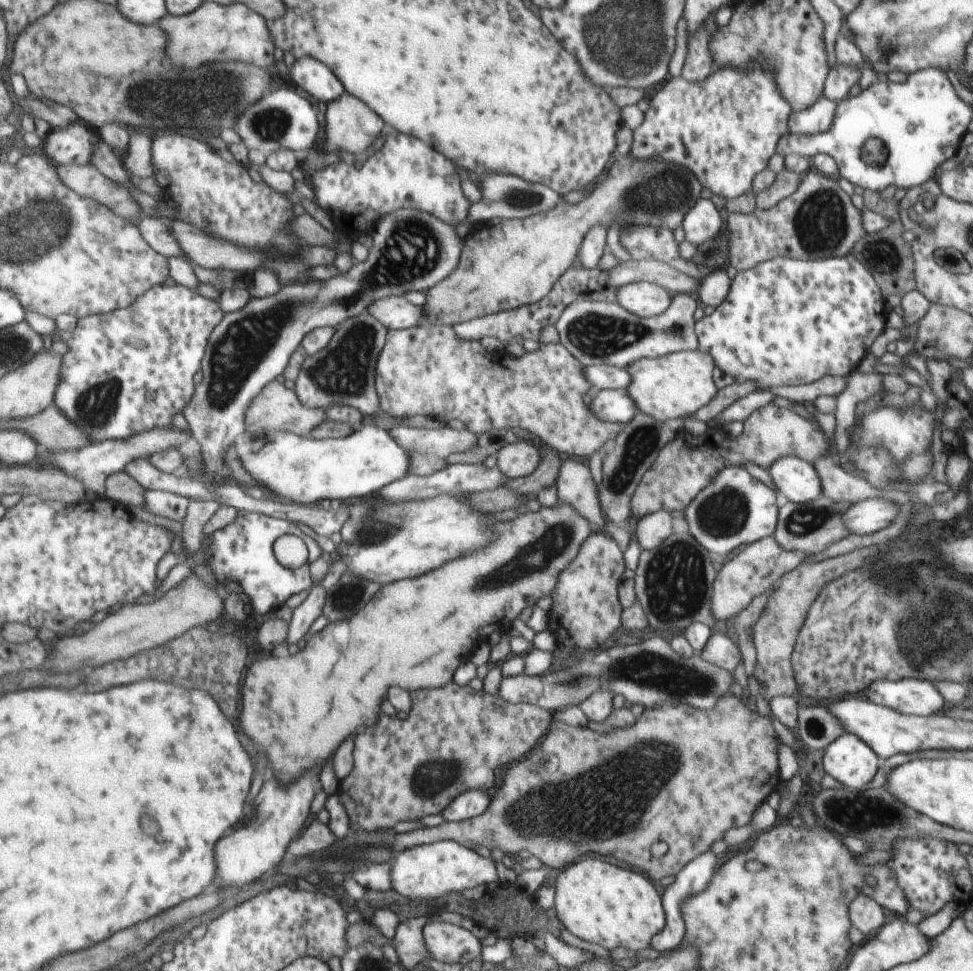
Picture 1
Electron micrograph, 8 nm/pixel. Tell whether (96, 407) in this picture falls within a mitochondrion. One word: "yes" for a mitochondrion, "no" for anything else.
yes

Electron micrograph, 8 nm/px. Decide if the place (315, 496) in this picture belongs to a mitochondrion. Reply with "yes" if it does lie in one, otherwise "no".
no

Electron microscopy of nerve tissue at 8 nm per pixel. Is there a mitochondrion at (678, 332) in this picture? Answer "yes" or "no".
yes

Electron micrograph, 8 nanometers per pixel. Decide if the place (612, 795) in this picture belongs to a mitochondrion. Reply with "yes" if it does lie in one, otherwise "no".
yes

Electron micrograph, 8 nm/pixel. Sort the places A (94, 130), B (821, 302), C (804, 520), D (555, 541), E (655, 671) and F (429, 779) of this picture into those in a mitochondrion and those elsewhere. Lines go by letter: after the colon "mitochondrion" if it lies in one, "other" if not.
A: other
B: other
C: mitochondrion
D: mitochondrion
E: mitochondrion
F: mitochondrion

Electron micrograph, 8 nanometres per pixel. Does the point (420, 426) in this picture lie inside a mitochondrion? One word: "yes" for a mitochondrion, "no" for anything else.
no

